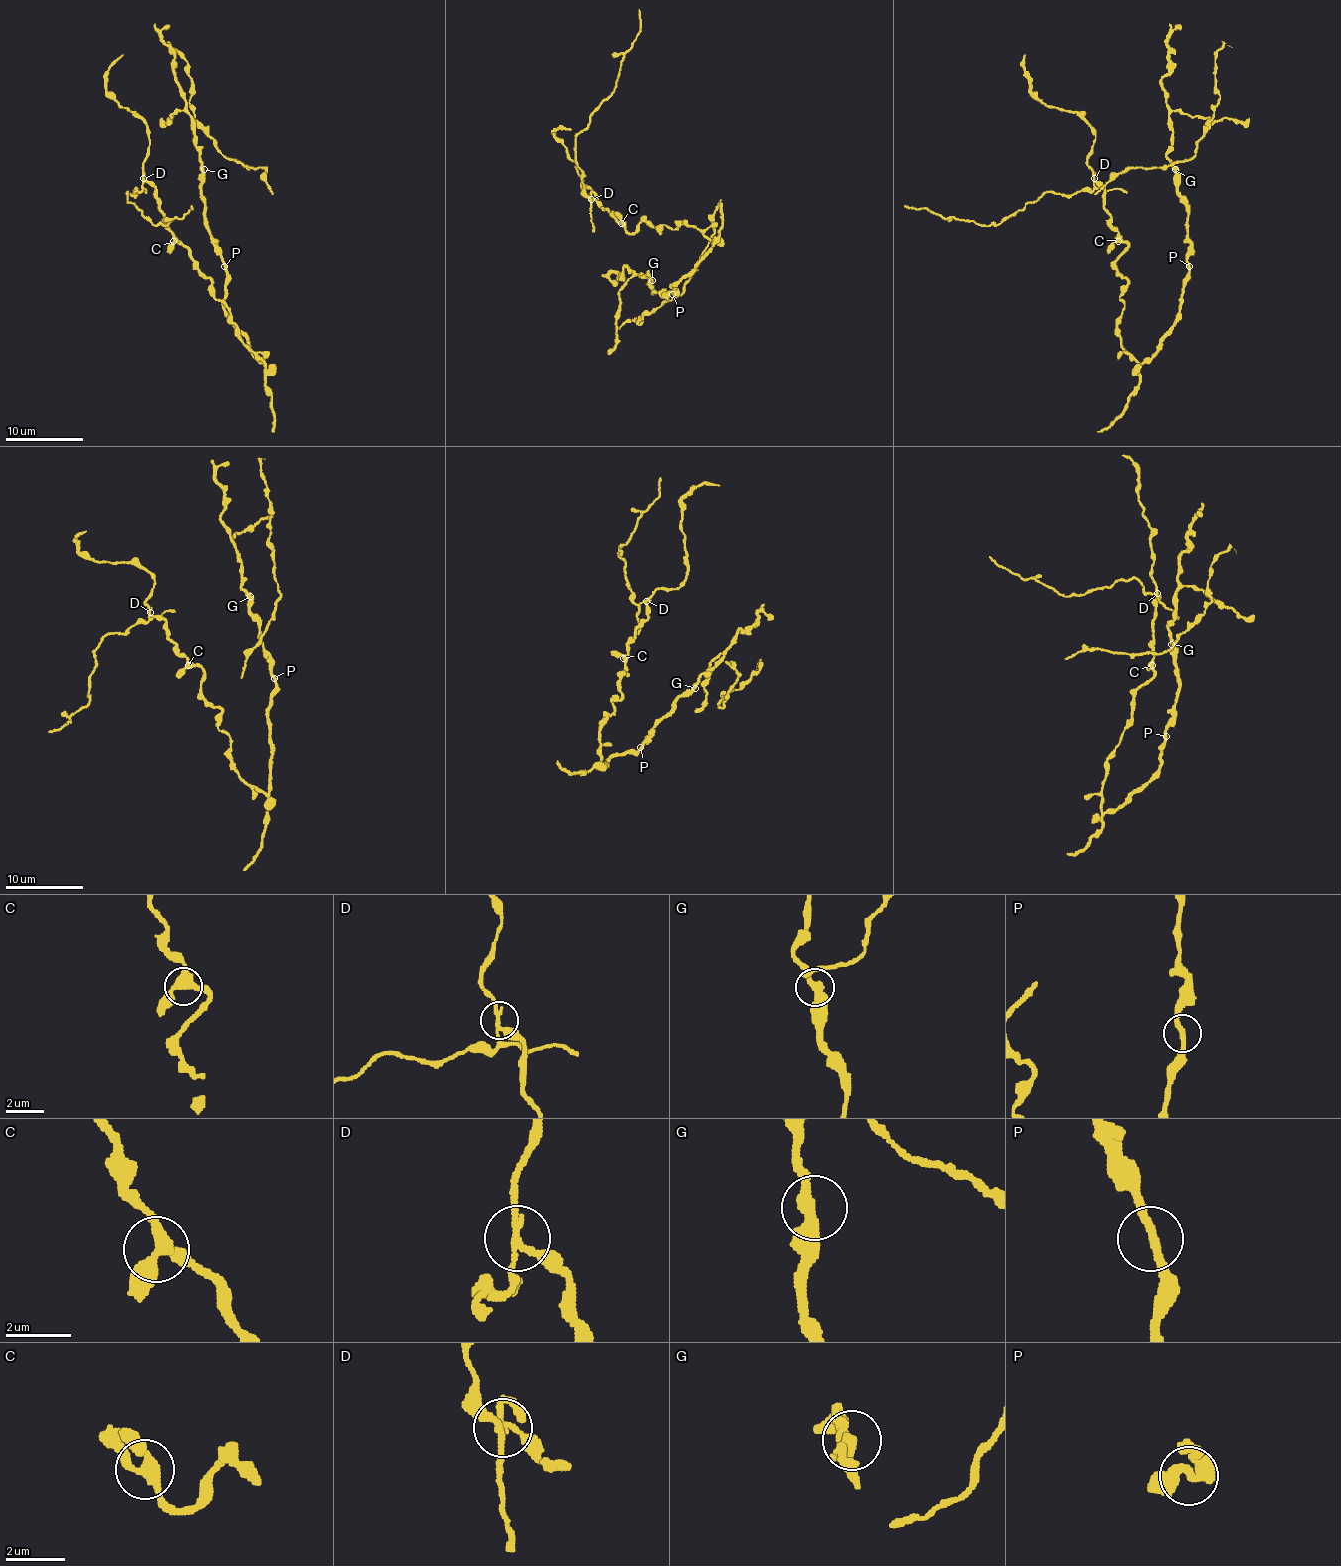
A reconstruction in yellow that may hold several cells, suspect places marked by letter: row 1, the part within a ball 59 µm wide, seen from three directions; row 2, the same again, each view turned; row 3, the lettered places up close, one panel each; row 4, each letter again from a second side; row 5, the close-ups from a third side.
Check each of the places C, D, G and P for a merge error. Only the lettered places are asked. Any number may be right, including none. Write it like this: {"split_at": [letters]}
{"split_at": ["D"]}

